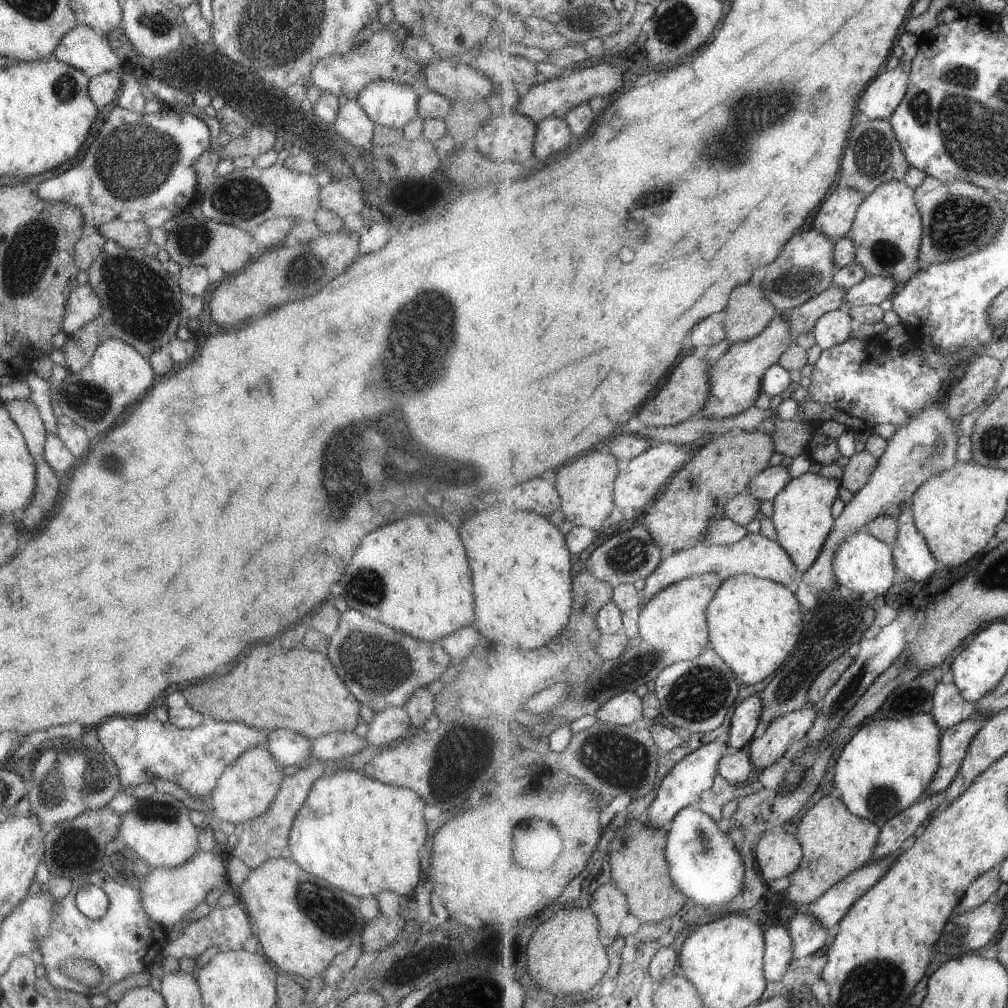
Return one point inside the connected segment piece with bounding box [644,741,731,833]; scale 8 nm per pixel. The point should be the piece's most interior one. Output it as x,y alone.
681,788

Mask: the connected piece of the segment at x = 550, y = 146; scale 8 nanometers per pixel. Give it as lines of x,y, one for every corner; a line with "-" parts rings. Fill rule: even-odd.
547,118
539,123
536,131
533,161
545,160
551,154
567,148
573,142
569,124
563,118

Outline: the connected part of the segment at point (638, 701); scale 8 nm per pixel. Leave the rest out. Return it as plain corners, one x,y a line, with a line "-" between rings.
626,691
612,697
595,716
604,724
630,726
644,719
643,700
634,691

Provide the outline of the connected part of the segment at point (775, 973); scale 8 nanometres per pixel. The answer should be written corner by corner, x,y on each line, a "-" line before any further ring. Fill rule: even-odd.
787,925
769,926
765,930
766,954
764,970
770,984
781,981
793,960
795,944

